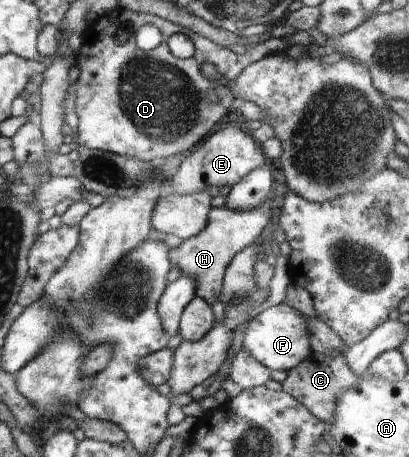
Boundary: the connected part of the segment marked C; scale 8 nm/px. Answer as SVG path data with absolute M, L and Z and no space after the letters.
M346 348L338 349L332 354L318 354L312 353L305 360L302 360L300 364L293 367L289 372L286 380L283 384L283 391L289 393L298 403L306 406L306 409L310 410L312 415L315 415L318 419L321 419L324 423L331 424L334 419L337 399L348 388L352 387L356 383L357 375L350 369L347 364L345 354Z

